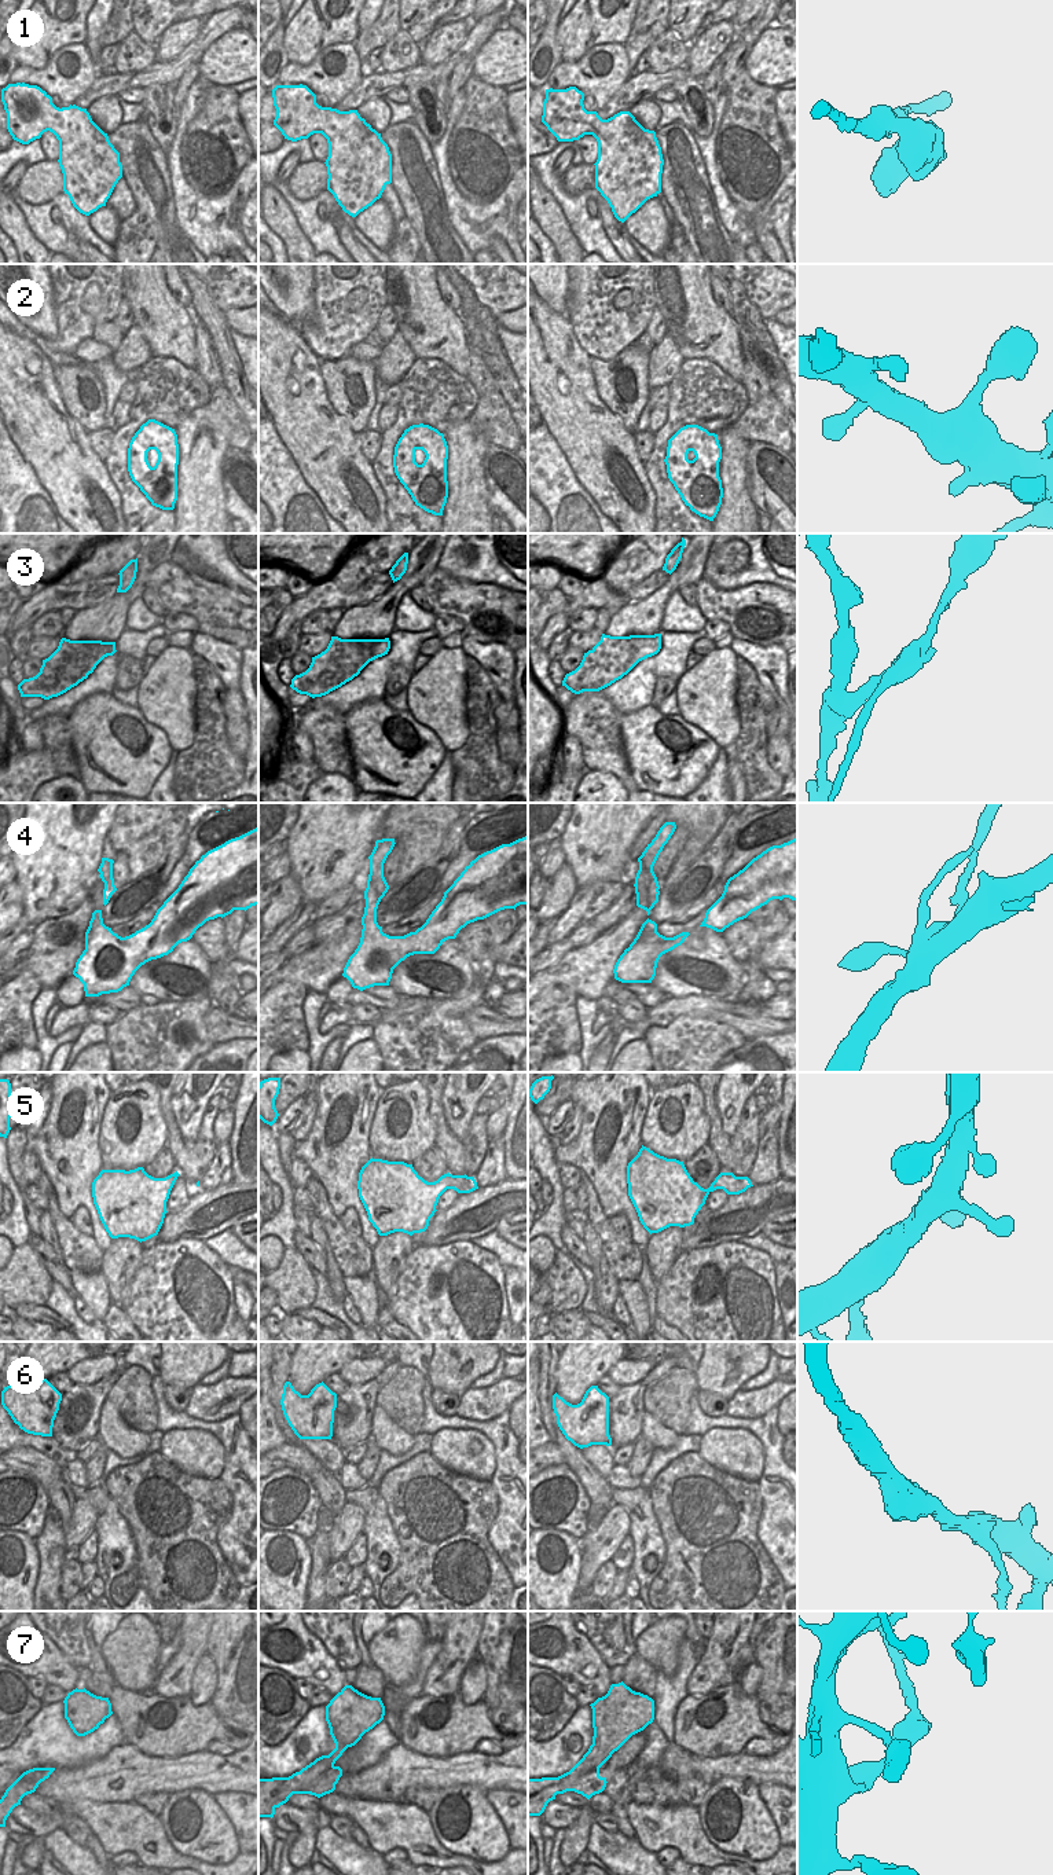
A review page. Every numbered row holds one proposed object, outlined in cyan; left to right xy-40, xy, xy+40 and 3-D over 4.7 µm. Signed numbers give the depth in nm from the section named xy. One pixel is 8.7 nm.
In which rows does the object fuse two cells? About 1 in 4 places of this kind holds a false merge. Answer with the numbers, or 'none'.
3, 7

